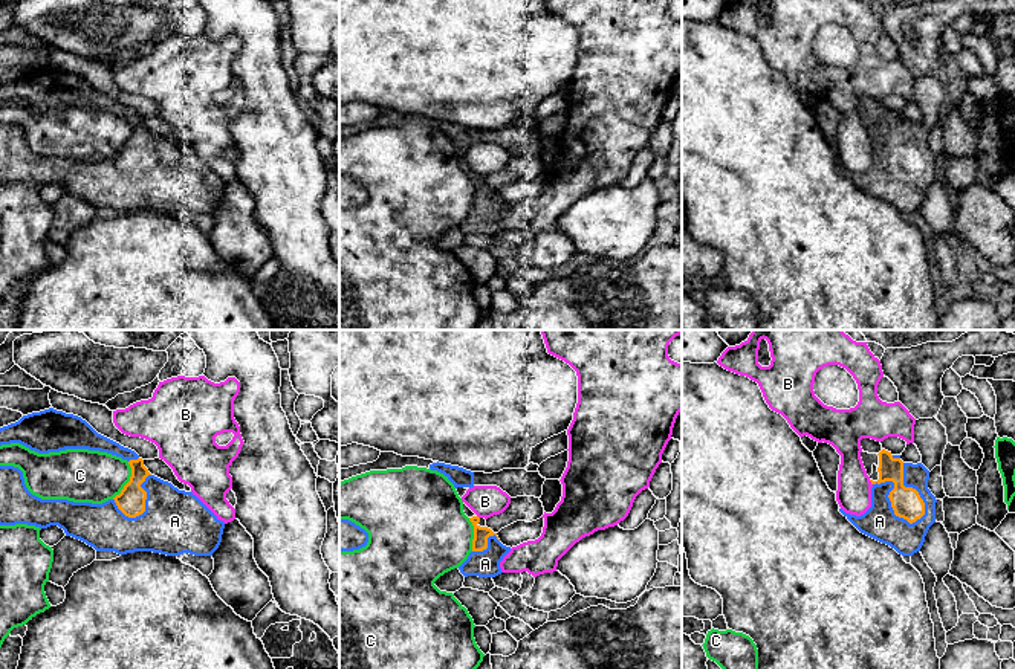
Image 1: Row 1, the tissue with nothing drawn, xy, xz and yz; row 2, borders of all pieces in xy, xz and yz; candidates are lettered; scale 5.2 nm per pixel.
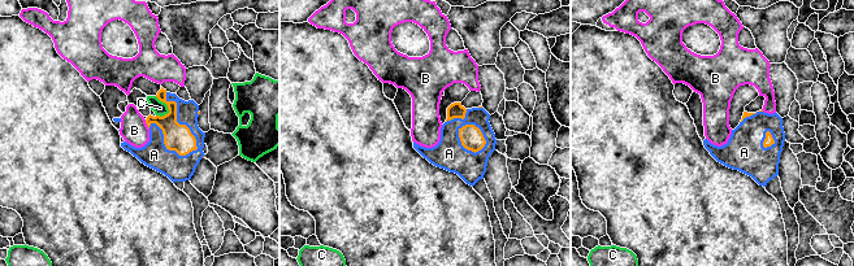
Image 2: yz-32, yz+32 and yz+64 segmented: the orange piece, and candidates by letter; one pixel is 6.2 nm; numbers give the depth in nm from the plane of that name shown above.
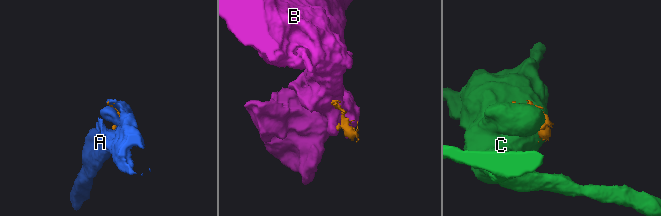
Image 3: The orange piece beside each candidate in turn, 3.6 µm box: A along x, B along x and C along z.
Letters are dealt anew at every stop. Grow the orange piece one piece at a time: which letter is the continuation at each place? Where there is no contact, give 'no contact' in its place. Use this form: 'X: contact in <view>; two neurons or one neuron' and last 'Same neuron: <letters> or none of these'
A: contact in yz; one neuron
B: contact in yz; two neurons
C: contact in xy; two neurons
Same neuron: A

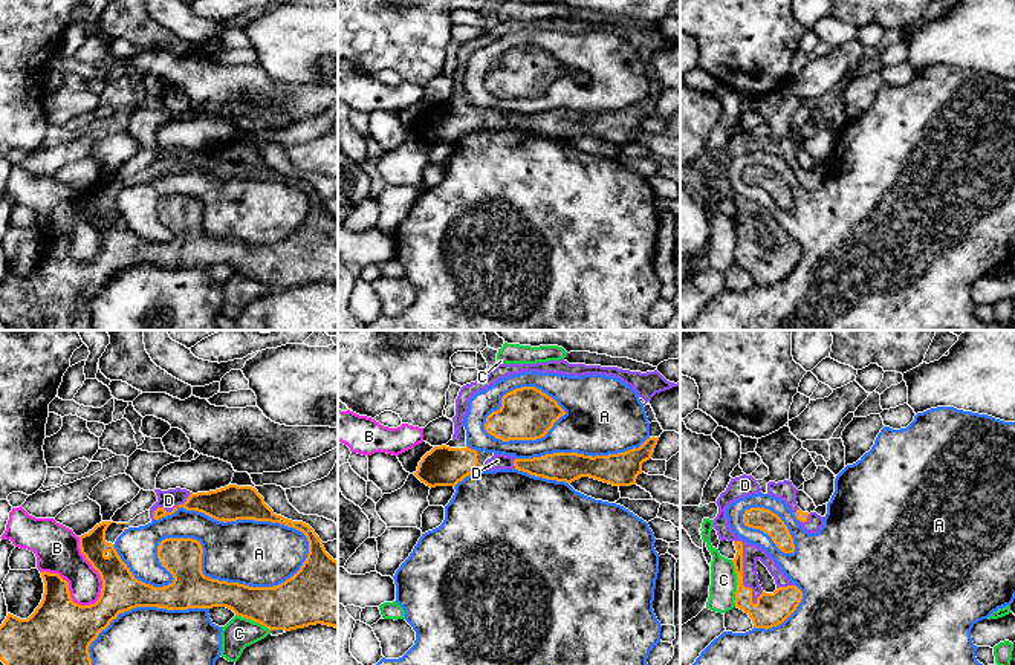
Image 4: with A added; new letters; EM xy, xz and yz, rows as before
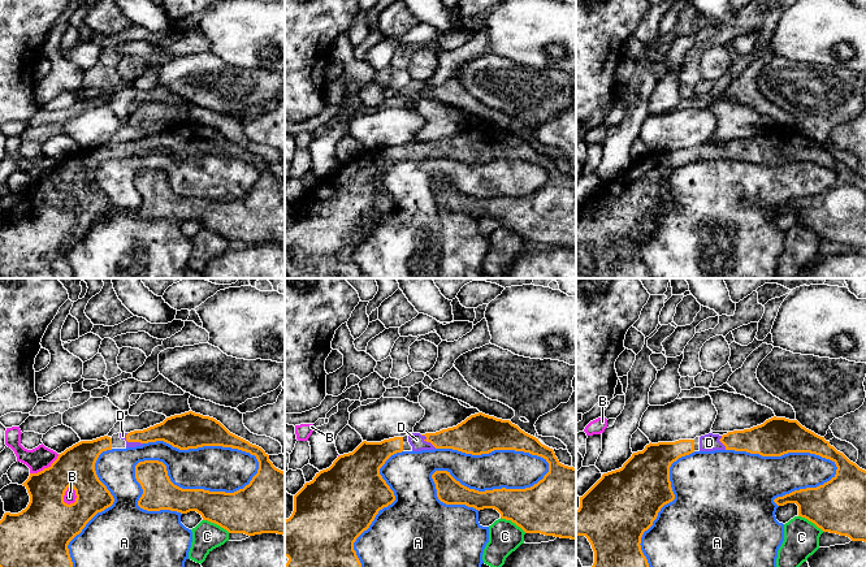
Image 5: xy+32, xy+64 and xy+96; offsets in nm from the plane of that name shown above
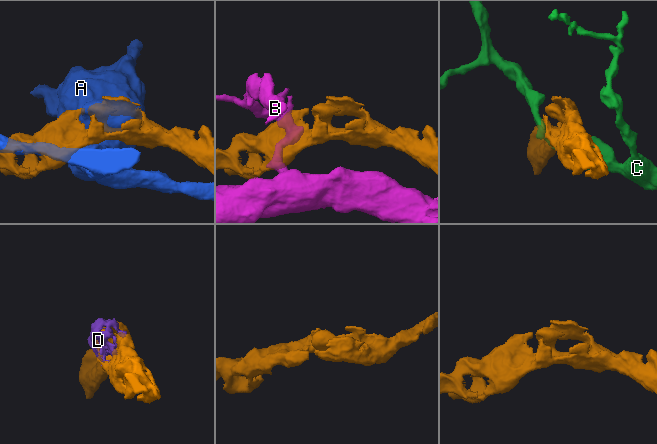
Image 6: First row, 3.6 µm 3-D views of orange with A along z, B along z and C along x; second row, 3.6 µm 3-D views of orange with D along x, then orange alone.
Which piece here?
A: contact in xy; two neurons
B: contact in xy; two neurons
C: contact in yz; two neurons
D: contact in yz; one neuron
Same neuron: D

